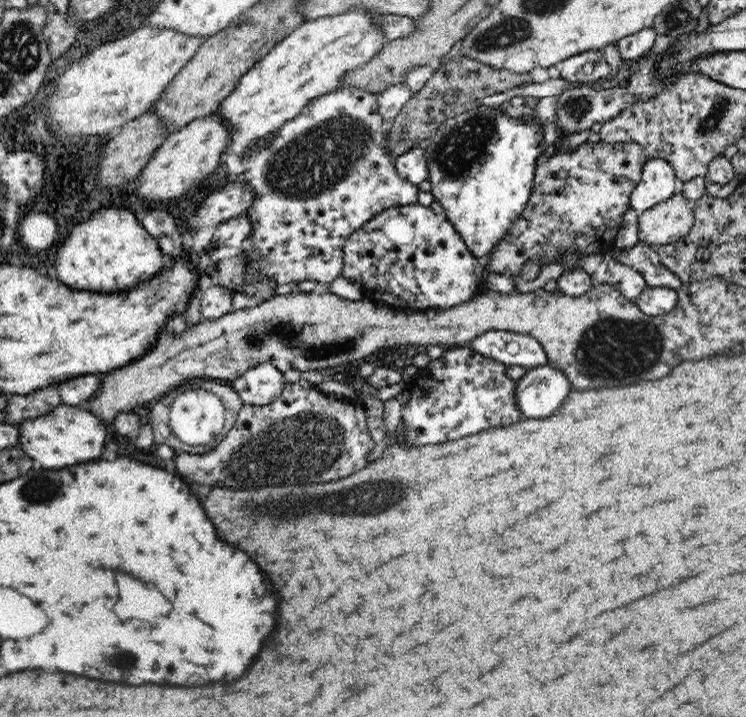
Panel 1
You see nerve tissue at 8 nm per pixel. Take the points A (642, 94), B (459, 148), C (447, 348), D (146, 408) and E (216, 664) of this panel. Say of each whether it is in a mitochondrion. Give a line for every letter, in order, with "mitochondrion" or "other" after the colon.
A: other
B: mitochondrion
C: other
D: other
E: other

